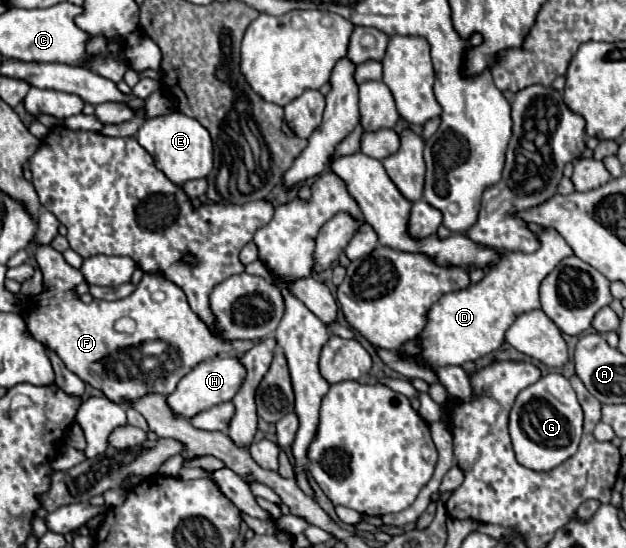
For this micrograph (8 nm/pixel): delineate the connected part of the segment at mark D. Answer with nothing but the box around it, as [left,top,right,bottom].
[419,227,573,367]

